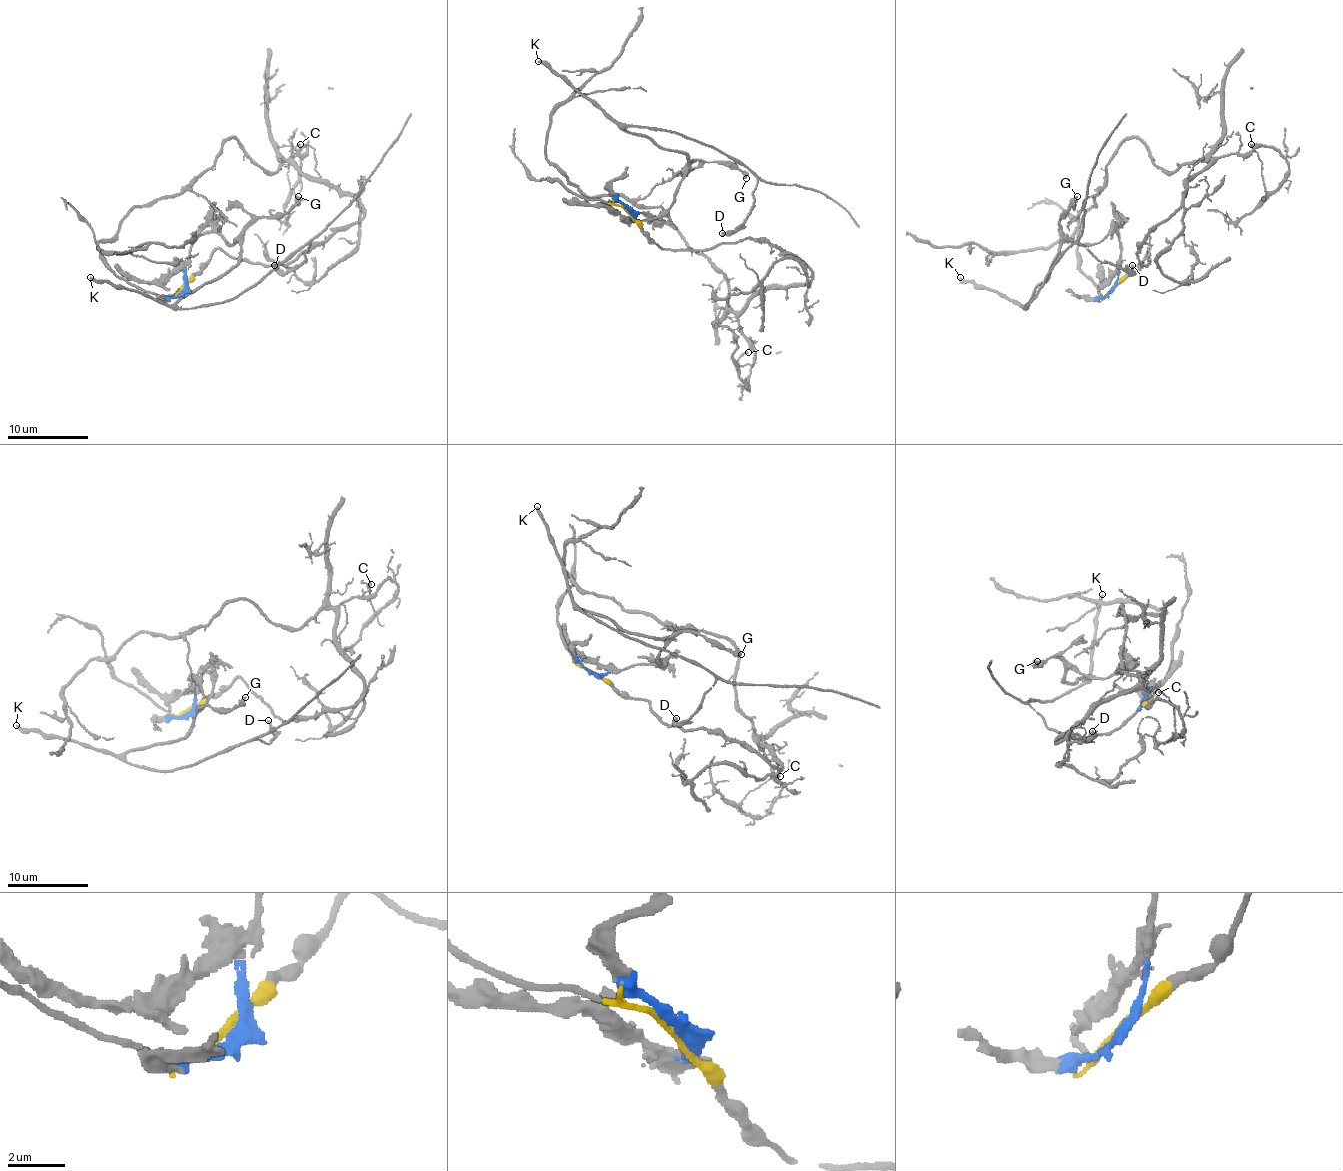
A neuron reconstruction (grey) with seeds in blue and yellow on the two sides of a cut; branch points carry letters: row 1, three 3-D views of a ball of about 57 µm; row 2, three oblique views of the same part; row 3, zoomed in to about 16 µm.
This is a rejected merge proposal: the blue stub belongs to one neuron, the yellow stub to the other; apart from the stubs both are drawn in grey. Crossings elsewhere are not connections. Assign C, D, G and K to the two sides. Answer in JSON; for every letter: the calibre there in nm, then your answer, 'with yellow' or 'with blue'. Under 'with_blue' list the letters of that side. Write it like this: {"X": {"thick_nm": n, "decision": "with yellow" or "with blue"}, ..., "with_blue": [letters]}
{"C": {"thick_nm": 90, "decision": "with yellow"}, "D": {"thick_nm": 300, "decision": "with blue"}, "G": {"thick_nm": 320, "decision": "with blue"}, "K": {"thick_nm": 280, "decision": "with blue"}, "with_blue": ["D", "G", "K"]}

